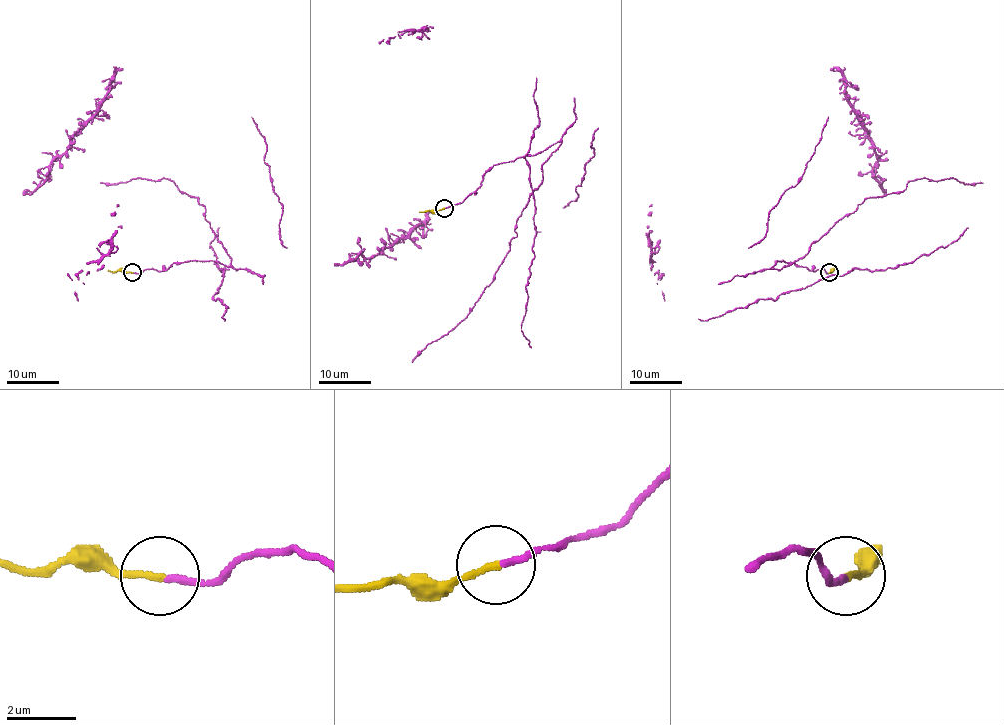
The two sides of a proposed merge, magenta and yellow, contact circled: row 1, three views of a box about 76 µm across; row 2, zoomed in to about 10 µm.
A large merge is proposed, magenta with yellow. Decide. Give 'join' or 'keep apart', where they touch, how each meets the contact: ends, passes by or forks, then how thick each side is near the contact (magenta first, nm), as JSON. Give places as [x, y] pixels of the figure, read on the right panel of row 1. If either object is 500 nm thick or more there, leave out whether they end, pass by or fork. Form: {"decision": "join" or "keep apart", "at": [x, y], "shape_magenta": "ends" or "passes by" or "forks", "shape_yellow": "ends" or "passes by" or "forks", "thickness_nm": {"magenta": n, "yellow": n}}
{"decision": "join", "at": [829, 272], "shape_magenta": "ends", "shape_yellow": "ends", "thickness_nm": {"magenta": 190, "yellow": 200}}

